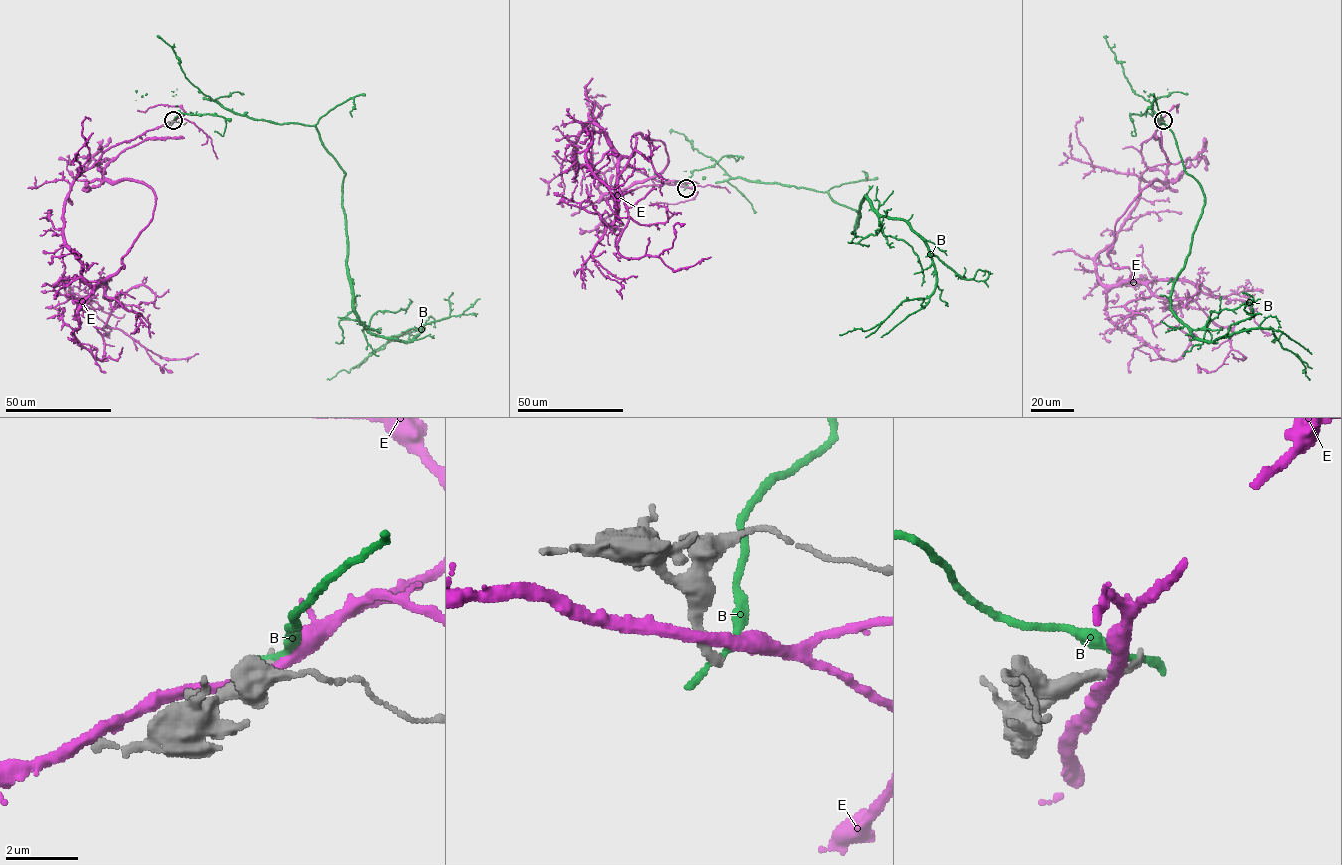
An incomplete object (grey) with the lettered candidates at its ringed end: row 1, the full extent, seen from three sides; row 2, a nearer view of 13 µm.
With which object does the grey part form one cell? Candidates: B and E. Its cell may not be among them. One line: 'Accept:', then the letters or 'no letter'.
Accept: no letter

